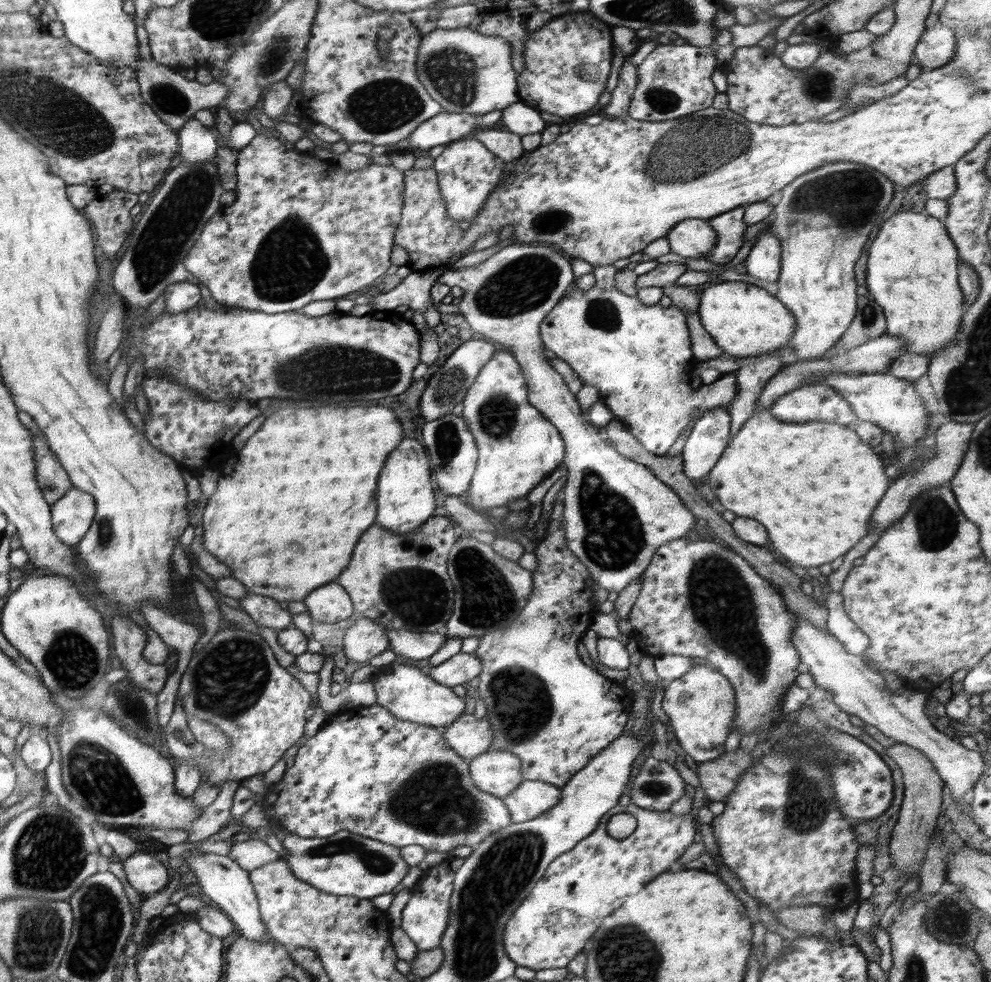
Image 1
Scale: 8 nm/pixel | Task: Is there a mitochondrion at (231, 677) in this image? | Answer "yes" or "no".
yes

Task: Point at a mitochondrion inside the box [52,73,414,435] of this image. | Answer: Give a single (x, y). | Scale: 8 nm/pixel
(319, 372)

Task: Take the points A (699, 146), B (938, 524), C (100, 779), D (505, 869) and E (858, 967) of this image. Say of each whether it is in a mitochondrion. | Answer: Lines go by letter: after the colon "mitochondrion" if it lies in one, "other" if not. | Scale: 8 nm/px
A: mitochondrion
B: mitochondrion
C: mitochondrion
D: mitochondrion
E: other

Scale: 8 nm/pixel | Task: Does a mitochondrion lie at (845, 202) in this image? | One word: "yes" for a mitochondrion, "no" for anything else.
yes

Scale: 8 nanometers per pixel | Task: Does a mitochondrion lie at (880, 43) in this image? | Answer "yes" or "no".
no

